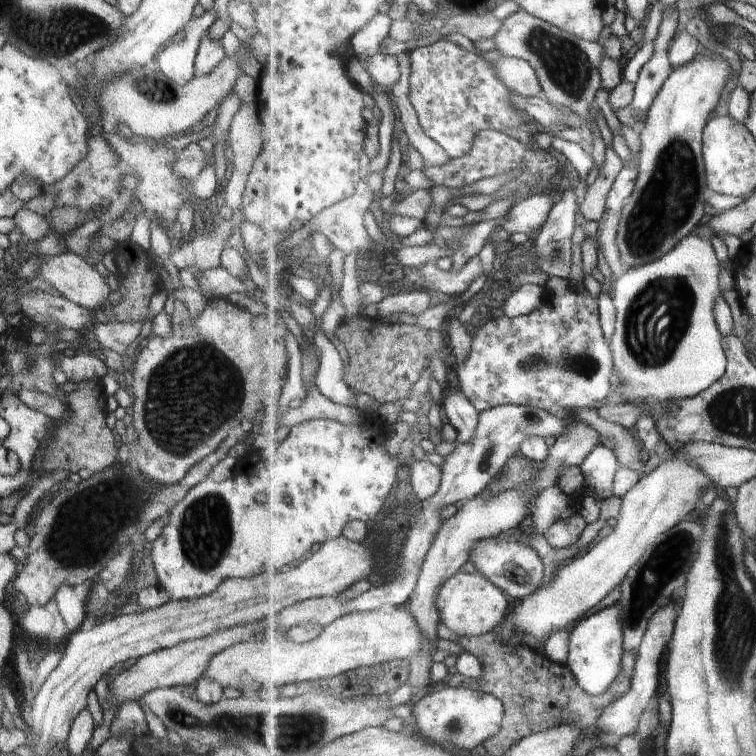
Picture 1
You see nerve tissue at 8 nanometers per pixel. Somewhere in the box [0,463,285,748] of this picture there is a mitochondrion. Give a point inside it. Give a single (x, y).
(205, 528)

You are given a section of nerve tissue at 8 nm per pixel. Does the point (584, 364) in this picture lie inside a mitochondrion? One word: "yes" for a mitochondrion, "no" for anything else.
yes

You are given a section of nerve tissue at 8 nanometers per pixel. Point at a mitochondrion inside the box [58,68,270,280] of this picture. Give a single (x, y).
(158, 90)

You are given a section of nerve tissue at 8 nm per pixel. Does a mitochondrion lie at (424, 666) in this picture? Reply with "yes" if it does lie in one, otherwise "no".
no

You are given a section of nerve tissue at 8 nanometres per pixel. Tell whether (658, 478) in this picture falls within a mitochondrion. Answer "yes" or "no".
no

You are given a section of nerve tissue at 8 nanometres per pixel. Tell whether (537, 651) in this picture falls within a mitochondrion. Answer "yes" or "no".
no

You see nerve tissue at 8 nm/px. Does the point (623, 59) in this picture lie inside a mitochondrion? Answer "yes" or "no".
no

